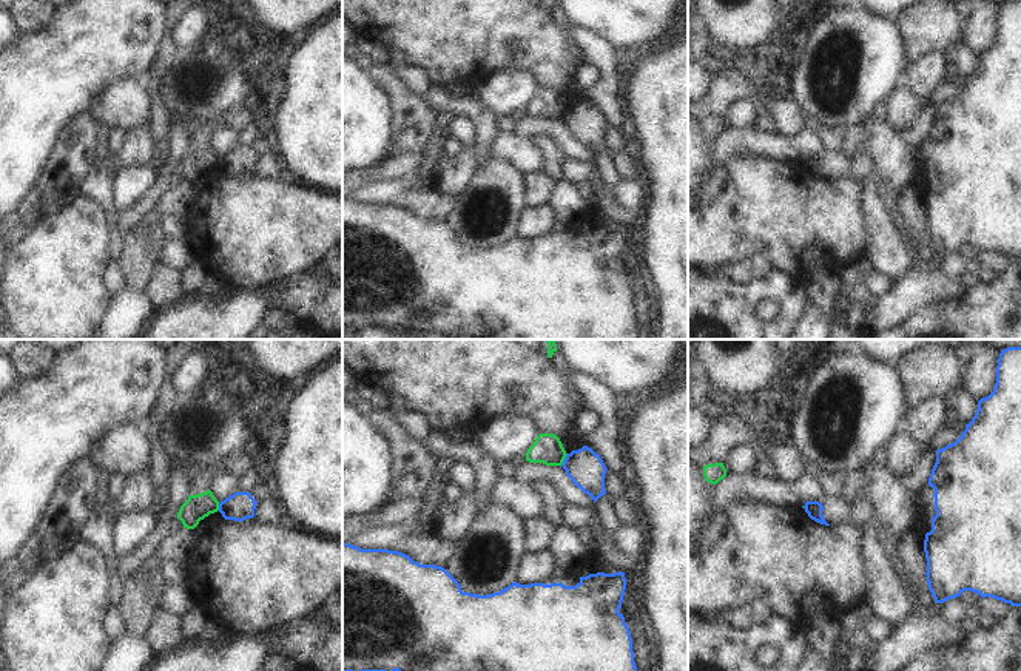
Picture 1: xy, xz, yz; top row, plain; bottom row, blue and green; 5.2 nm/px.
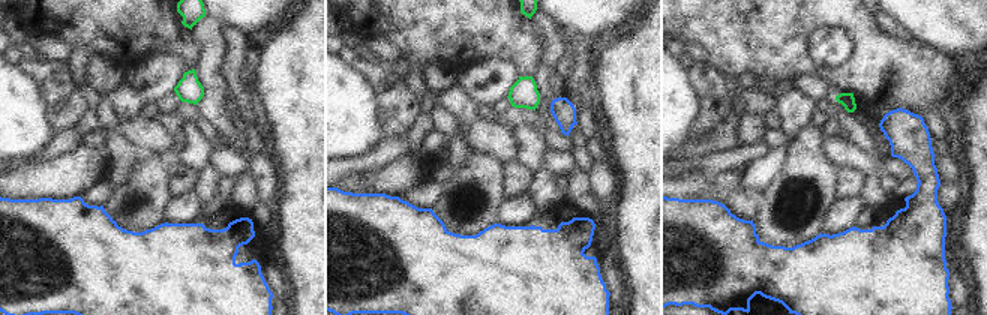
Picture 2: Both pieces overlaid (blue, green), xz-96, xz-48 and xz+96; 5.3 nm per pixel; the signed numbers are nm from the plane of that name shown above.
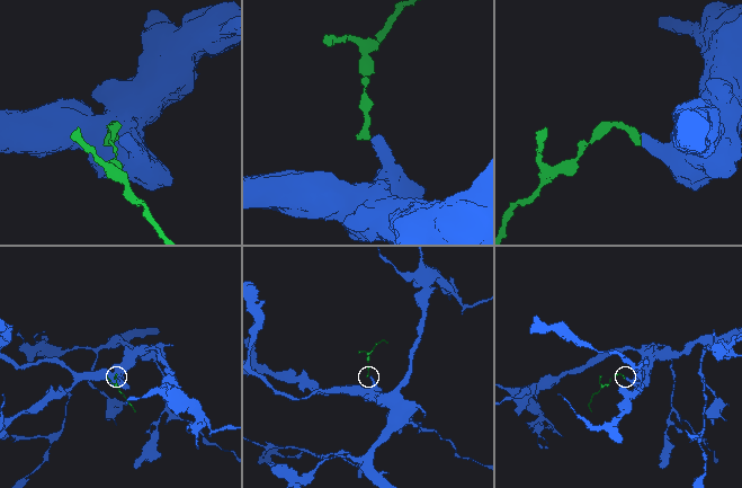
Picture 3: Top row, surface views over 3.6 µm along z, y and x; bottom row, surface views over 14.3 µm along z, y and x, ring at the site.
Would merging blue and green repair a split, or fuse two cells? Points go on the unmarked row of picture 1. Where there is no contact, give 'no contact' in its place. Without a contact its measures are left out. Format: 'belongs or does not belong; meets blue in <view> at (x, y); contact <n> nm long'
does not belong; meets blue in xz at (565, 114); contact 80 nm long

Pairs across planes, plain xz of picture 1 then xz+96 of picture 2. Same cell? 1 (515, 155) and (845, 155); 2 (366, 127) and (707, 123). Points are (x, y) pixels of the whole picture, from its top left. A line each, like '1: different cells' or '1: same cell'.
1: same cell
2: different cells

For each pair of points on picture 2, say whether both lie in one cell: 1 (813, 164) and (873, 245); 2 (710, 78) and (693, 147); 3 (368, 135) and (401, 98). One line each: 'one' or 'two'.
1: two
2: one
3: two

